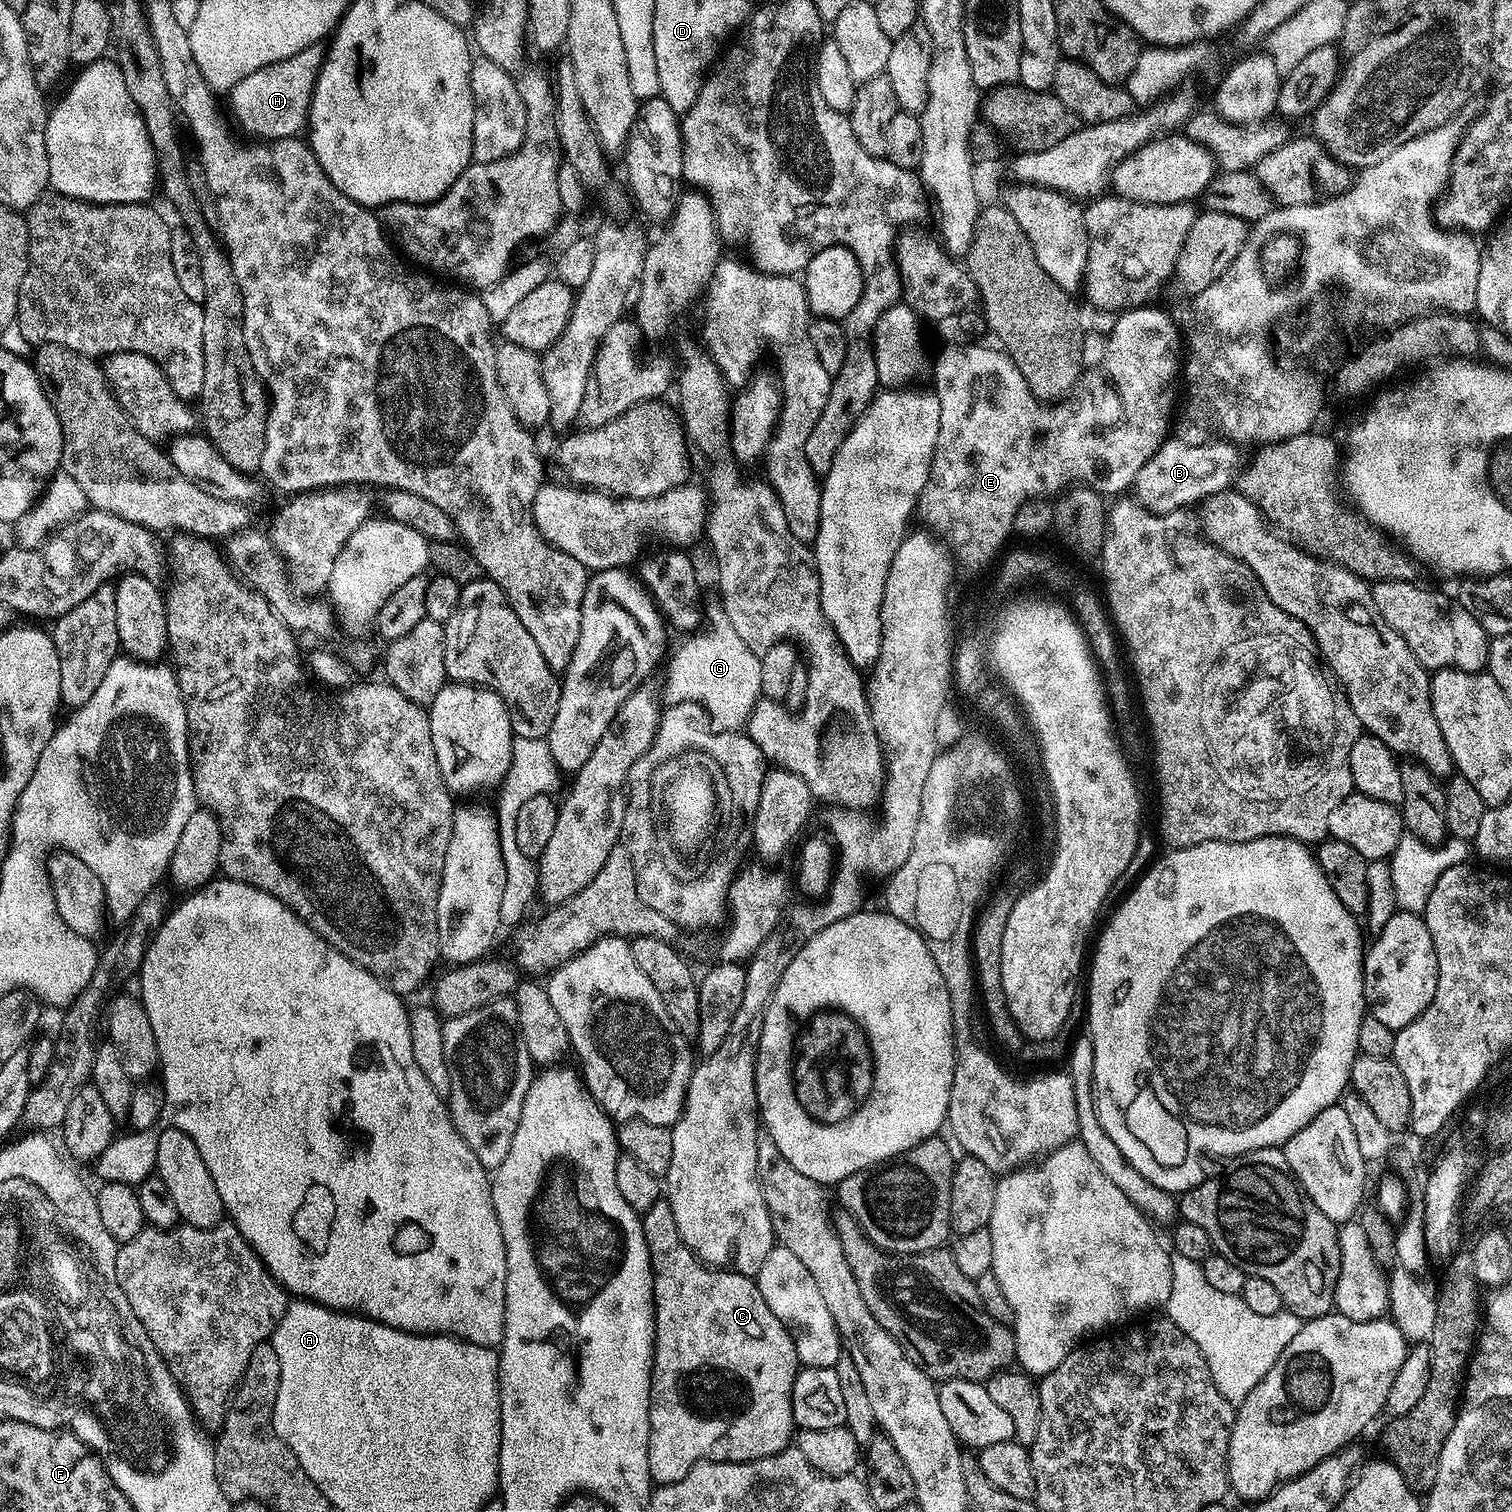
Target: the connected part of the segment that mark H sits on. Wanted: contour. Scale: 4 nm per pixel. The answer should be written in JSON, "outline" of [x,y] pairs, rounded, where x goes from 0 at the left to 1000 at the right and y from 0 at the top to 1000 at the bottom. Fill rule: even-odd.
{"outline":[[[206,29],[202,30],[202,33],[197,33],[197,36],[192,36],[192,38],[187,38],[187,41],[173,44],[173,46],[168,46],[168,49],[163,49],[163,52],[154,57],[149,63],[152,77],[153,73],[153,79],[156,79],[167,89],[165,91],[172,94],[200,88],[204,81],[209,52],[214,42],[214,36],[215,32],[212,29]]]}

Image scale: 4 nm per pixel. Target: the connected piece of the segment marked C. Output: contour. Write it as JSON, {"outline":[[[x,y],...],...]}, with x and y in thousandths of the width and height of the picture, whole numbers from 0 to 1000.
{"outline":[[[437,792],[425,802],[426,810],[426,821],[429,825],[429,832],[431,835],[431,867],[433,868],[433,891],[431,892],[431,919],[430,919],[430,948],[429,949],[429,969],[432,979],[435,982],[445,981],[454,978],[458,970],[466,967],[478,967],[490,968],[494,966],[503,966],[507,963],[515,962],[522,957],[525,952],[524,941],[524,917],[528,907],[528,900],[525,888],[522,882],[509,869],[509,864],[507,864],[507,858],[501,853],[499,846],[491,844],[490,841],[479,841],[469,839],[463,835],[458,828],[451,821],[448,816],[448,811],[446,808],[446,800],[443,800],[441,793]]]}

